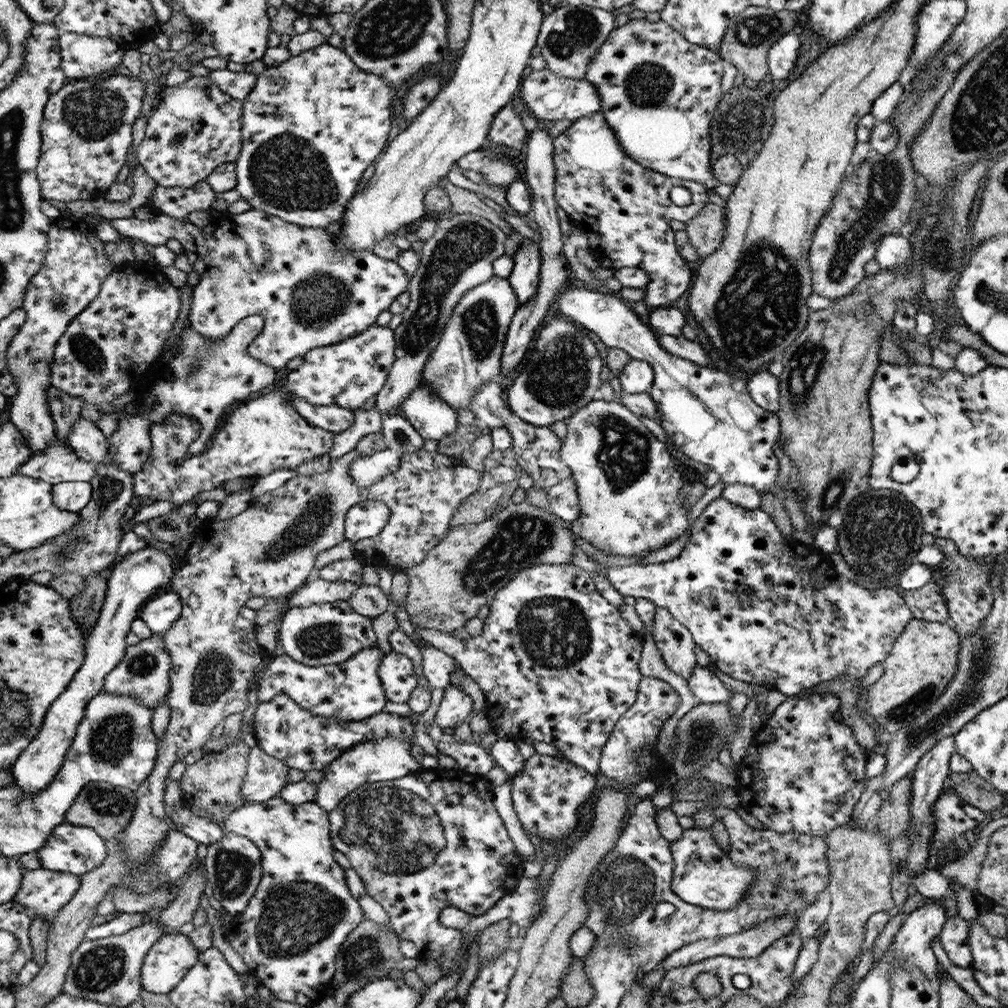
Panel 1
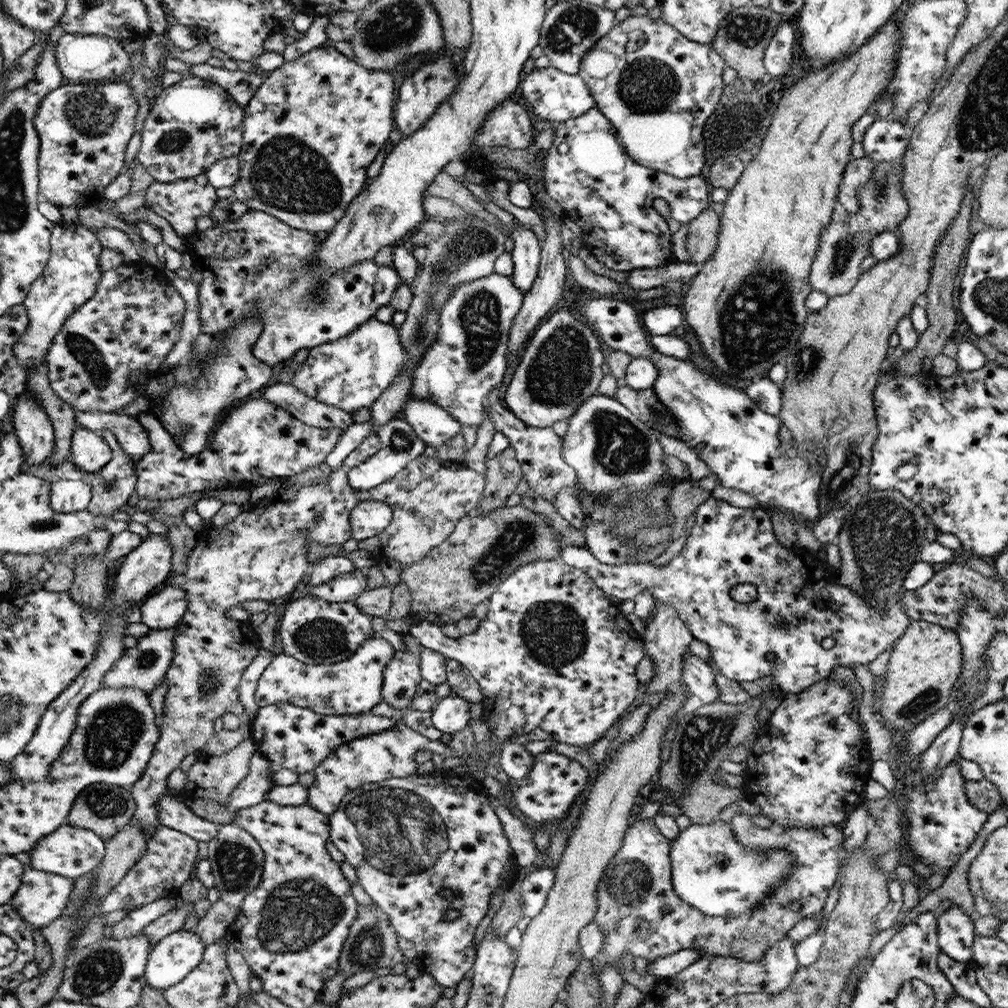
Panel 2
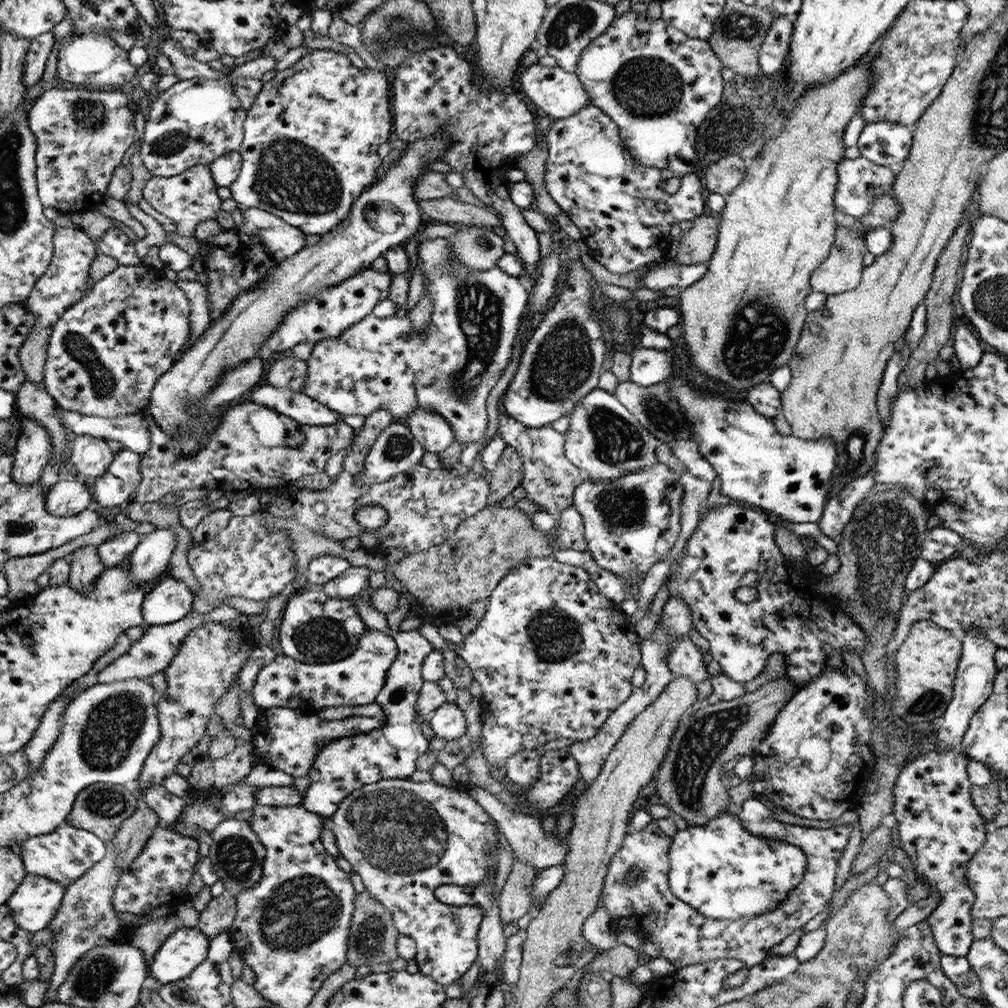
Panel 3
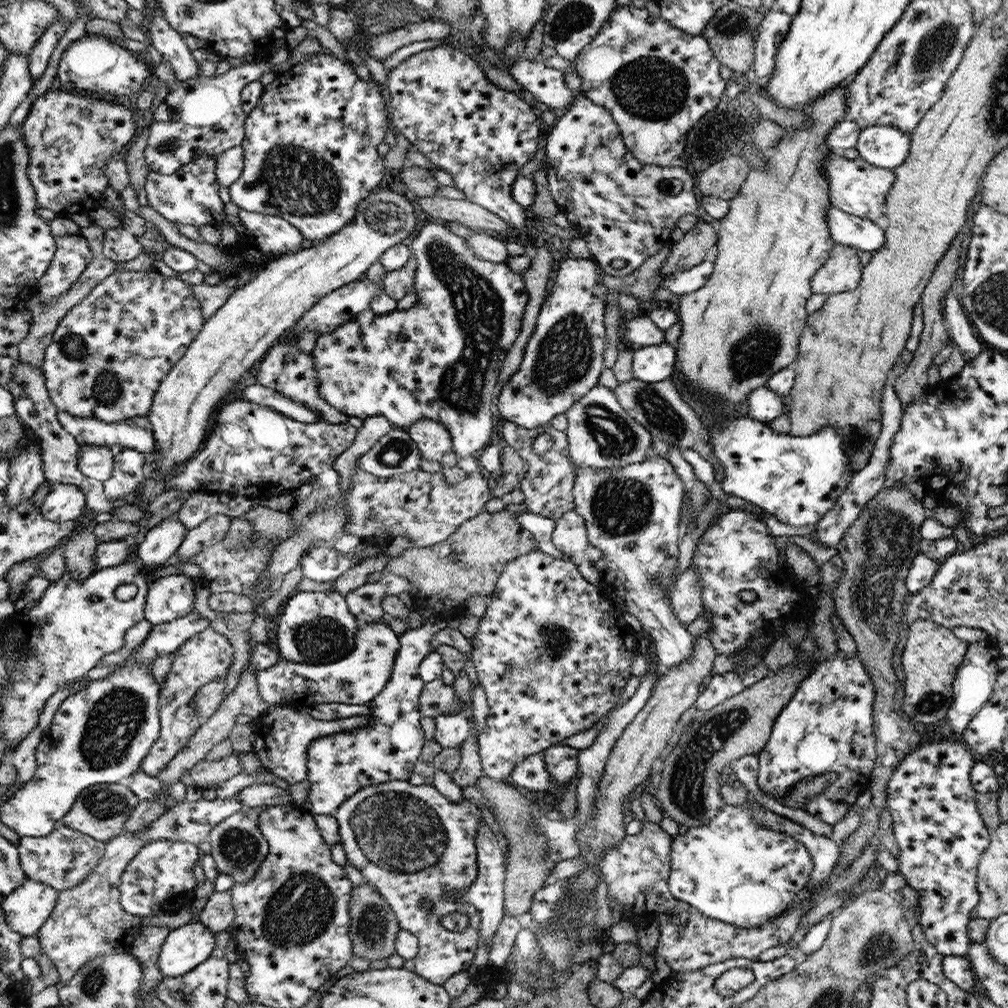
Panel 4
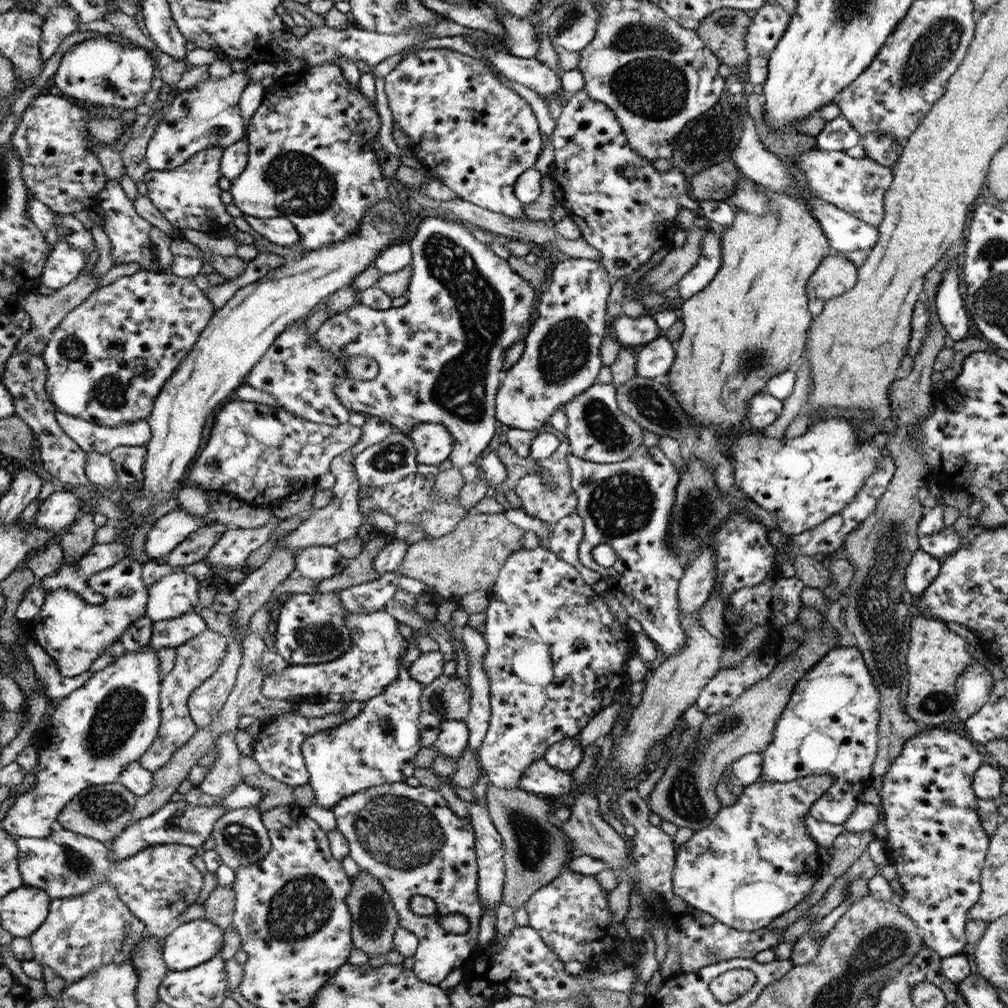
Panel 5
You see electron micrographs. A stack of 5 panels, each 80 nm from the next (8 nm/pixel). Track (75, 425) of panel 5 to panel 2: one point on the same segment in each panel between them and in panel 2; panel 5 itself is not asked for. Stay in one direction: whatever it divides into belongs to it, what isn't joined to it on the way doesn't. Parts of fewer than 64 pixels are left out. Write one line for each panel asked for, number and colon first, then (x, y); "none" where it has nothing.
2: (133, 438)
3: (131, 430)
4: (136, 433)

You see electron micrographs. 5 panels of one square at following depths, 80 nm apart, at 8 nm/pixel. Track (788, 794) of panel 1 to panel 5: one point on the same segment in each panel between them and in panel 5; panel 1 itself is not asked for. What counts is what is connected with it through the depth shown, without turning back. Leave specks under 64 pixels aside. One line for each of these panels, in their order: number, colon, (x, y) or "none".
2: (808, 769)
3: (815, 763)
4: (826, 728)
5: (830, 726)

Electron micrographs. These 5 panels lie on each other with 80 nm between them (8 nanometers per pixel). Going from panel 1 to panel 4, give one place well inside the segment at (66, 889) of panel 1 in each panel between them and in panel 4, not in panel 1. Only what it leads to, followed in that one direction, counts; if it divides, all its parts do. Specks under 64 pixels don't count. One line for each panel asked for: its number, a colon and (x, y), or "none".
2: (42, 896)
3: (36, 902)
4: (28, 908)

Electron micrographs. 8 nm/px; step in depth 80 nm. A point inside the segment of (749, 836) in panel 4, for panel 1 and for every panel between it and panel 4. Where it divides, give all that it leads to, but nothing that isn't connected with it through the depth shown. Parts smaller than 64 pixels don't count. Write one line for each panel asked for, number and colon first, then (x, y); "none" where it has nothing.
1: (705, 875)
2: (711, 870)
3: (725, 872)

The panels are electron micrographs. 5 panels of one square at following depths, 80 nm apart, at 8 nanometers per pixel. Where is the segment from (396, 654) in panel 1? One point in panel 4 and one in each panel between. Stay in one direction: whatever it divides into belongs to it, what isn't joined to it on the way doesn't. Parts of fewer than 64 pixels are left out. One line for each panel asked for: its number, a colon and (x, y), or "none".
2: (402, 677)
3: (342, 766)
4: (339, 765)

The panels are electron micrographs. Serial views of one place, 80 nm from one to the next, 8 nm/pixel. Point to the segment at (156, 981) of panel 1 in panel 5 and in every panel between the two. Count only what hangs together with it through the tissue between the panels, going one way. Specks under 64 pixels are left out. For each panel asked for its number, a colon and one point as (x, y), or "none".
2: (172, 958)
3: (186, 948)
4: (186, 947)
5: (193, 943)

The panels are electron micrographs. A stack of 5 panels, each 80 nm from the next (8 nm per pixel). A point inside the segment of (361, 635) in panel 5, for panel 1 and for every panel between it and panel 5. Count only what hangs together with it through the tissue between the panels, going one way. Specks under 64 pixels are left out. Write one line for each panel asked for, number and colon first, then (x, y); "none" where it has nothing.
1: (352, 690)
2: (351, 687)
3: (357, 680)
4: (357, 678)

